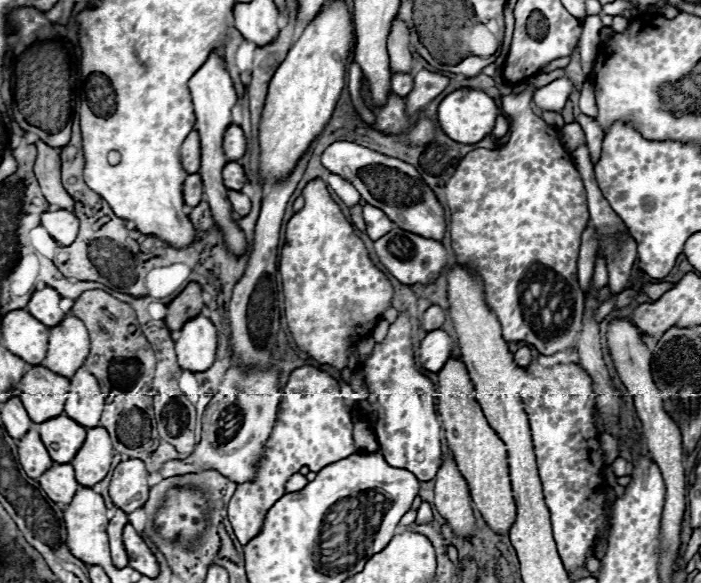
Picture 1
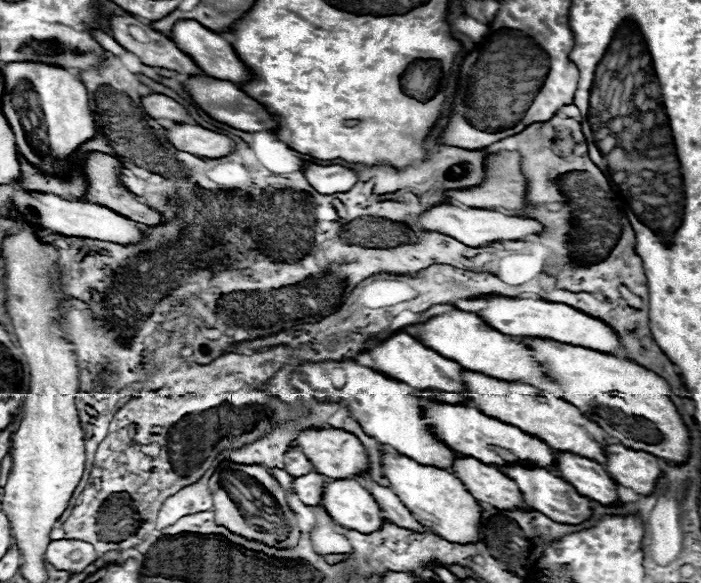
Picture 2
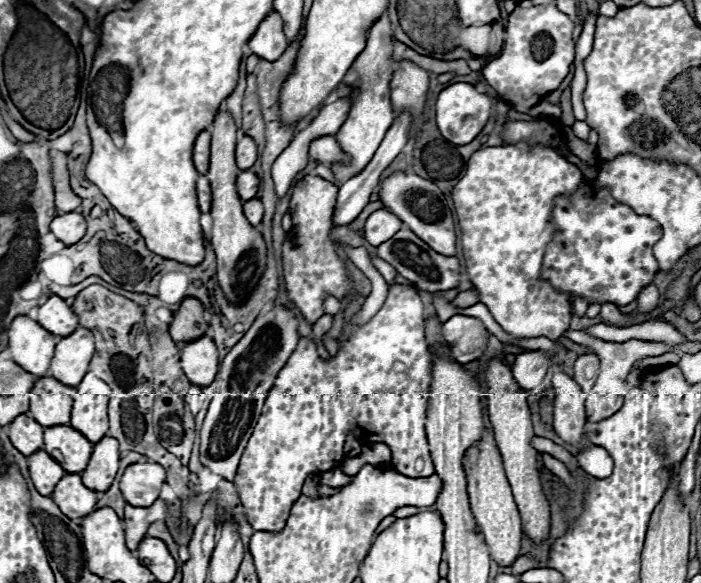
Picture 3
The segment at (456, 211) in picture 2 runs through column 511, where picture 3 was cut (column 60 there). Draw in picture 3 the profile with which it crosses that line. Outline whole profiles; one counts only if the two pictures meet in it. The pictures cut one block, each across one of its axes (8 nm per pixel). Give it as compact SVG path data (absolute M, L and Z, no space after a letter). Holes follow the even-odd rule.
M66 212L62 216L56 216L50 224L50 232L62 240L66 246L76 244L76 240L80 240L86 232L86 220L82 214L78 212Z

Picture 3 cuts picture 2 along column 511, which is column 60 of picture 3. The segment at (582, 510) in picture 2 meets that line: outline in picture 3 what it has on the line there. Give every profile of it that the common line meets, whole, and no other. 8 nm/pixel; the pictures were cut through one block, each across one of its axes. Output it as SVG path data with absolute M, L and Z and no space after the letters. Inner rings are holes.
M36 450L28 456L28 470L32 484L42 496L50 496L60 476L64 476L64 468L56 460L52 460L52 456L48 456L44 450Z

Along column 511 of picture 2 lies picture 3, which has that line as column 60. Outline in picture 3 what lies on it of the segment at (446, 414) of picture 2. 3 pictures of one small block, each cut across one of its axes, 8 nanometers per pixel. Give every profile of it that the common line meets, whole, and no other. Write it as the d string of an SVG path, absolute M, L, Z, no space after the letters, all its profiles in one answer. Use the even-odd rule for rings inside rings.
M48 426L44 428L44 450L66 470L82 472L90 460L92 444L72 426Z

